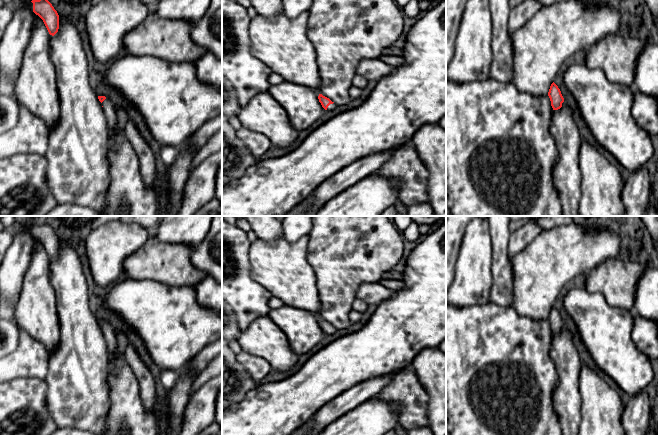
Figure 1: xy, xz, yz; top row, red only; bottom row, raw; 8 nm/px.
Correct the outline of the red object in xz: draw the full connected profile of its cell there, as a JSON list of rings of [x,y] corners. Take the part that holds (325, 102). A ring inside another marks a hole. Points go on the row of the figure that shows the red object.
[[[319,94],[318,99],[325,110],[331,111],[337,107],[334,102],[332,102],[329,98],[323,96],[322,94]]]

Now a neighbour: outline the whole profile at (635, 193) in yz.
[[[646,166],[630,173],[620,193],[624,216],[658,216],[656,205],[649,204],[651,190],[651,180]]]

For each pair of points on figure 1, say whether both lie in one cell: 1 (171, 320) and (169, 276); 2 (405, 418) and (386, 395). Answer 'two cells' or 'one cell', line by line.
1: two cells
2: one cell

